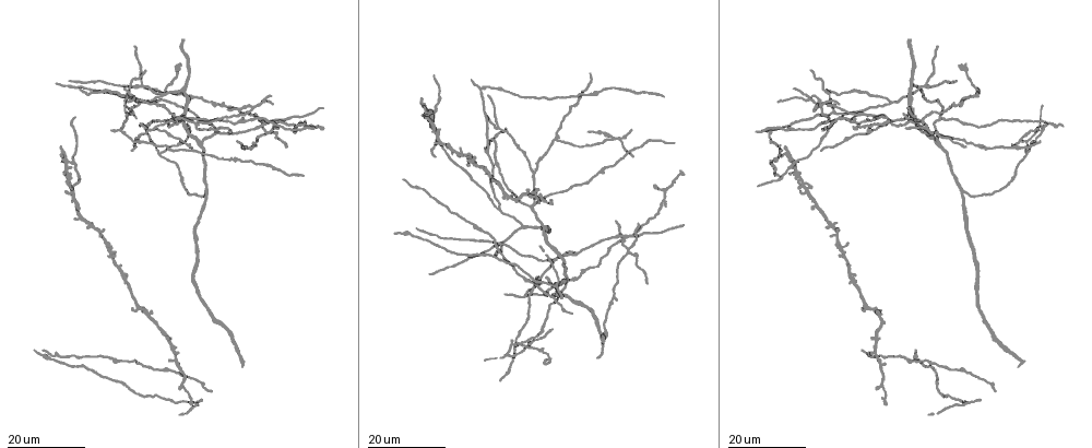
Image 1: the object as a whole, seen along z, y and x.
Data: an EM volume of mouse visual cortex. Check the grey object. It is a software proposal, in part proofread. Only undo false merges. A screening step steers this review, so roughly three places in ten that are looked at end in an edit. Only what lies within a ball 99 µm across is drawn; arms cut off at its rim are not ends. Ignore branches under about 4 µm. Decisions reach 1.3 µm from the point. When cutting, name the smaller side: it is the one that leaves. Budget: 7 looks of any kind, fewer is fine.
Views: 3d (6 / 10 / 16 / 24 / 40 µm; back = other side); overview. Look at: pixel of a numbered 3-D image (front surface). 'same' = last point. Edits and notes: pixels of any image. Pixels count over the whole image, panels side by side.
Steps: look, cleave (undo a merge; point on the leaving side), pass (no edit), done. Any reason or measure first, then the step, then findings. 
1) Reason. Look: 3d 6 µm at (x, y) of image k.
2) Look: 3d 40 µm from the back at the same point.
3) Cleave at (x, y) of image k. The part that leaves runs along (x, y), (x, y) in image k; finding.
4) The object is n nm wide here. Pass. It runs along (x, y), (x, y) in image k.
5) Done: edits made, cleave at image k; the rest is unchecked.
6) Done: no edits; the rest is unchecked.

Side arm on a straight run. Look: 3d 24 µm at (434, 113) of image 1.

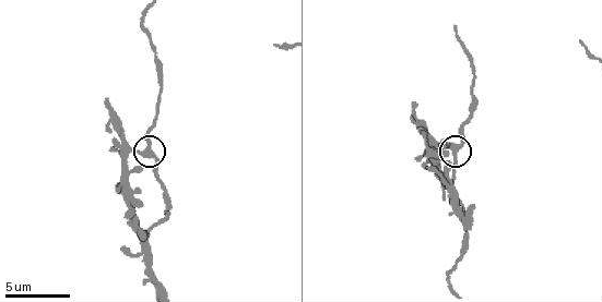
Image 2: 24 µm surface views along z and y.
Look: 3d 6 µm at (453, 145) of image 2.

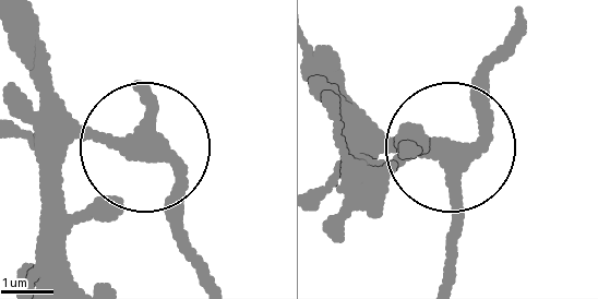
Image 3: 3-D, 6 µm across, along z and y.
Cleave at (479, 118) of image 3. The part that leaves runs along (456, 165), (443, 277) in image 3; two neurons meet here.

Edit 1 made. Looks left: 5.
Redraw. Look: overview.

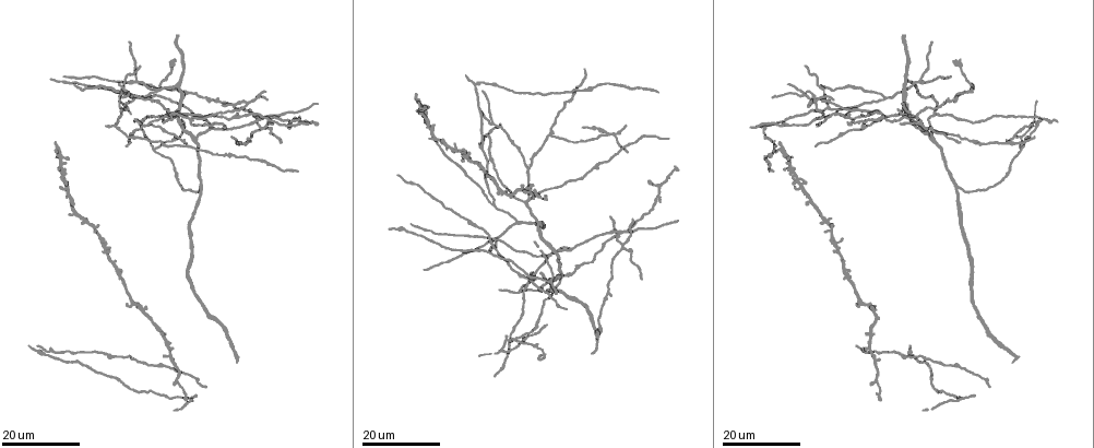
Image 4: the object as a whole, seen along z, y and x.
A fork. Look: 3d 16 µm at (607, 135) of image 4.

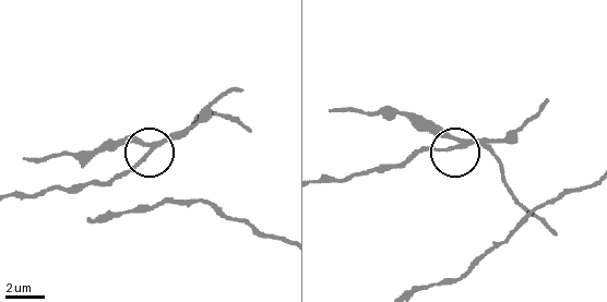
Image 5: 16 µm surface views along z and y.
Look: 3d 6 µm at (154, 145) of image 5.

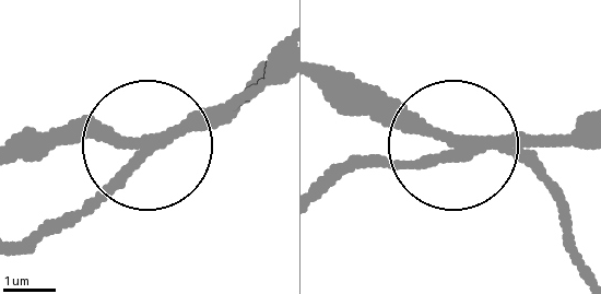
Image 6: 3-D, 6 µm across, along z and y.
The side arm is 7 µm long. Cleave at (104, 134) of image 6. The part that leaves runs along (175, 131), (127, 144), (75, 131), (23, 149) in image 6; two neurons meet here.

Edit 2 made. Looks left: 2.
Thin arm on a thick one. Look: 3d 24 µm at (200, 187) of image 4.

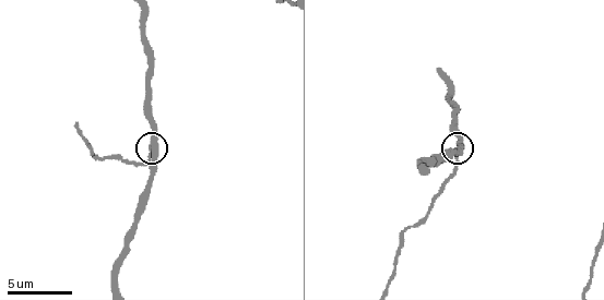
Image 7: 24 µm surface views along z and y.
Look: 3d 10 µm at (152, 146) of image 7.

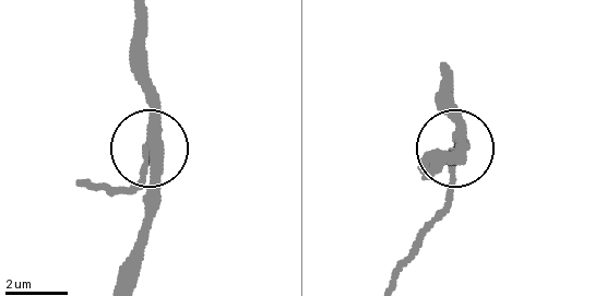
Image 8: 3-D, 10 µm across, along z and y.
Pass. It runs along (137, 14), (137, 61), (153, 116), (144, 184) in image 8; continuous, no second neuron.

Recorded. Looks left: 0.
Done: edits made, cleave at image 3, cleave at image 6; the rest is unchecked.

